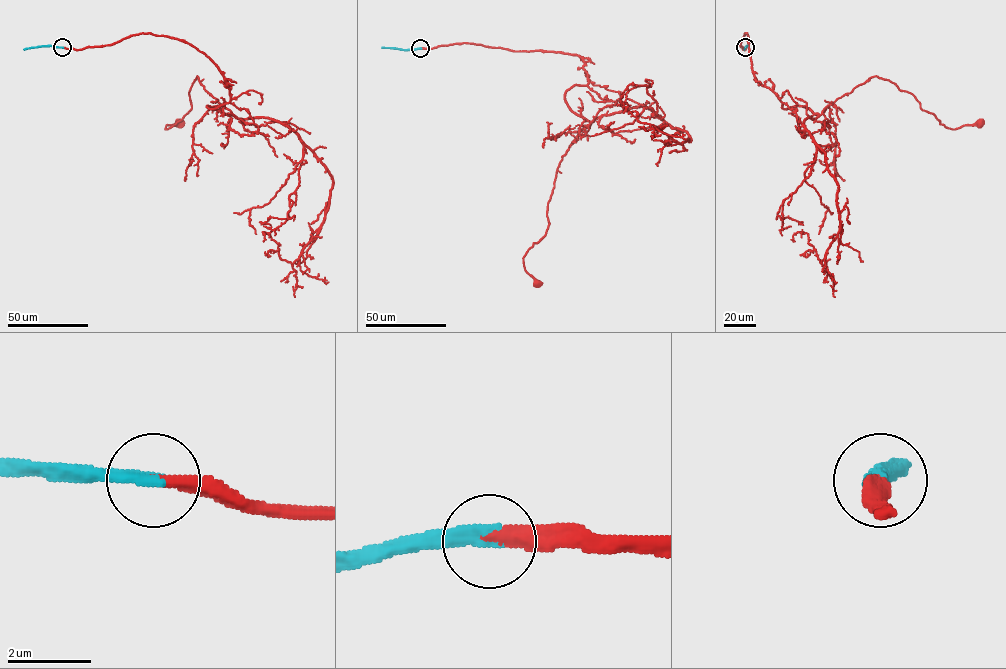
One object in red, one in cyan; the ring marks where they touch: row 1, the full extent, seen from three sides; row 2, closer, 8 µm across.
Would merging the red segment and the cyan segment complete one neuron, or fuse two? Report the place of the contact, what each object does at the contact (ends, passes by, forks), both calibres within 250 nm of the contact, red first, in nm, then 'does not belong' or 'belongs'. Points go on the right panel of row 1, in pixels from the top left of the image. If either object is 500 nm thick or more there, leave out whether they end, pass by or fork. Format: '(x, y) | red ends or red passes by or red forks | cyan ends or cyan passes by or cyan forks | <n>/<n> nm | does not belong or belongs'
(745, 47) | red ends | cyan ends | 340/340 nm | belongs

